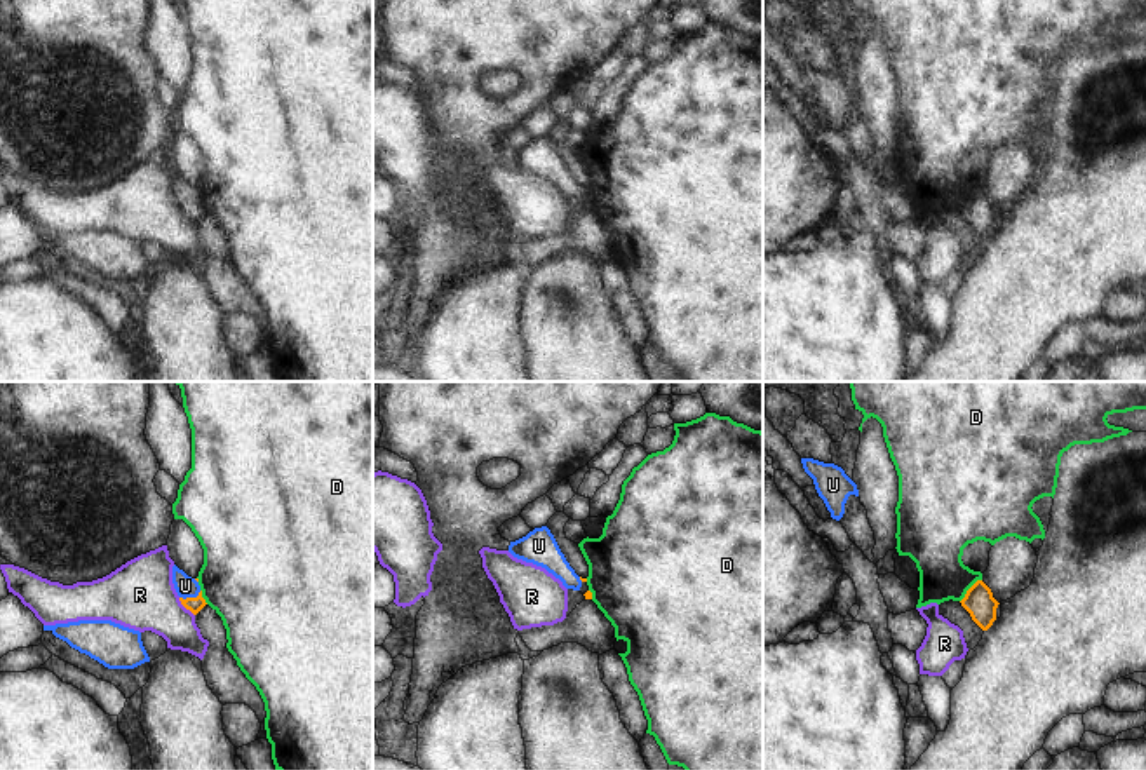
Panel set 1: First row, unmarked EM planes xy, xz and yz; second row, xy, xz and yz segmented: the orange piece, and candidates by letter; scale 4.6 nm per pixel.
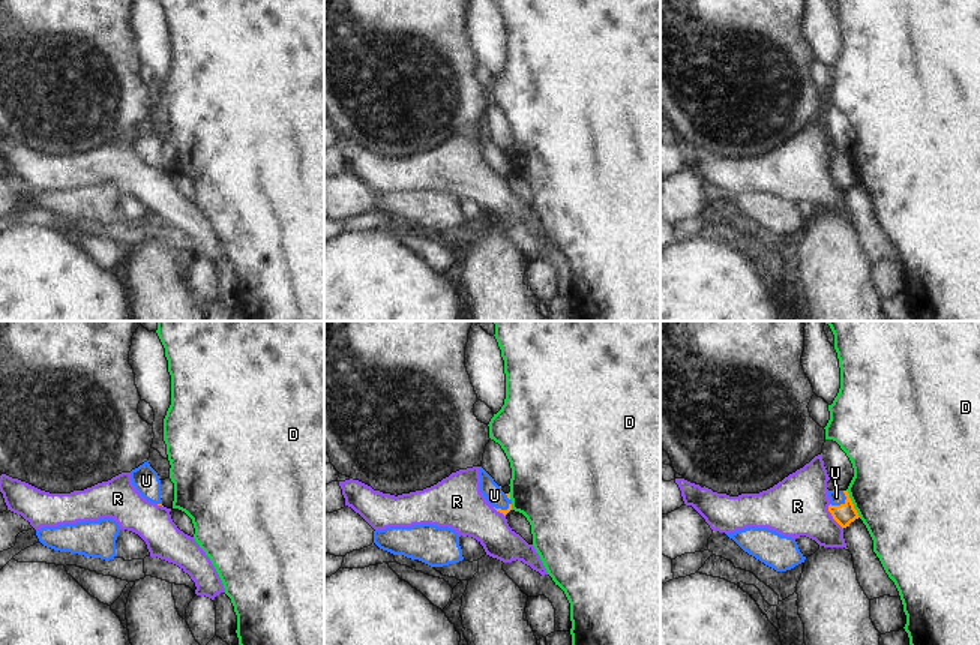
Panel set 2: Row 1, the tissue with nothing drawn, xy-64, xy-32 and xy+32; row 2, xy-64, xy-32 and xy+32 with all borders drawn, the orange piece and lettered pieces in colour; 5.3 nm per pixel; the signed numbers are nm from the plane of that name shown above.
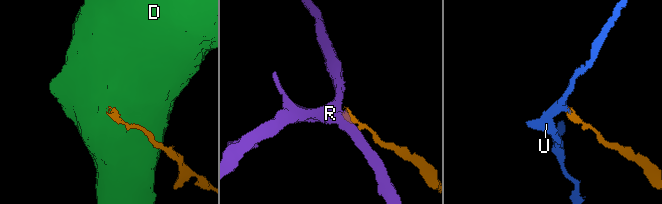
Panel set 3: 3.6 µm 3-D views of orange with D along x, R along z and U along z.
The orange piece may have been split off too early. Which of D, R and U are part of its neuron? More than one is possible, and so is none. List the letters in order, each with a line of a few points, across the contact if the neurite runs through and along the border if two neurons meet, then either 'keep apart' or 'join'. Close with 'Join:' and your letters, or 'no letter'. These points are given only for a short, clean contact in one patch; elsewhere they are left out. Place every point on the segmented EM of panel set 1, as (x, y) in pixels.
D: keep apart
R: xy (178, 598), (194, 615) | keep apart
U: xy (194, 605), (190, 598), (185, 586) | join
Join: U

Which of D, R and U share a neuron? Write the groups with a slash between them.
D / R / U

